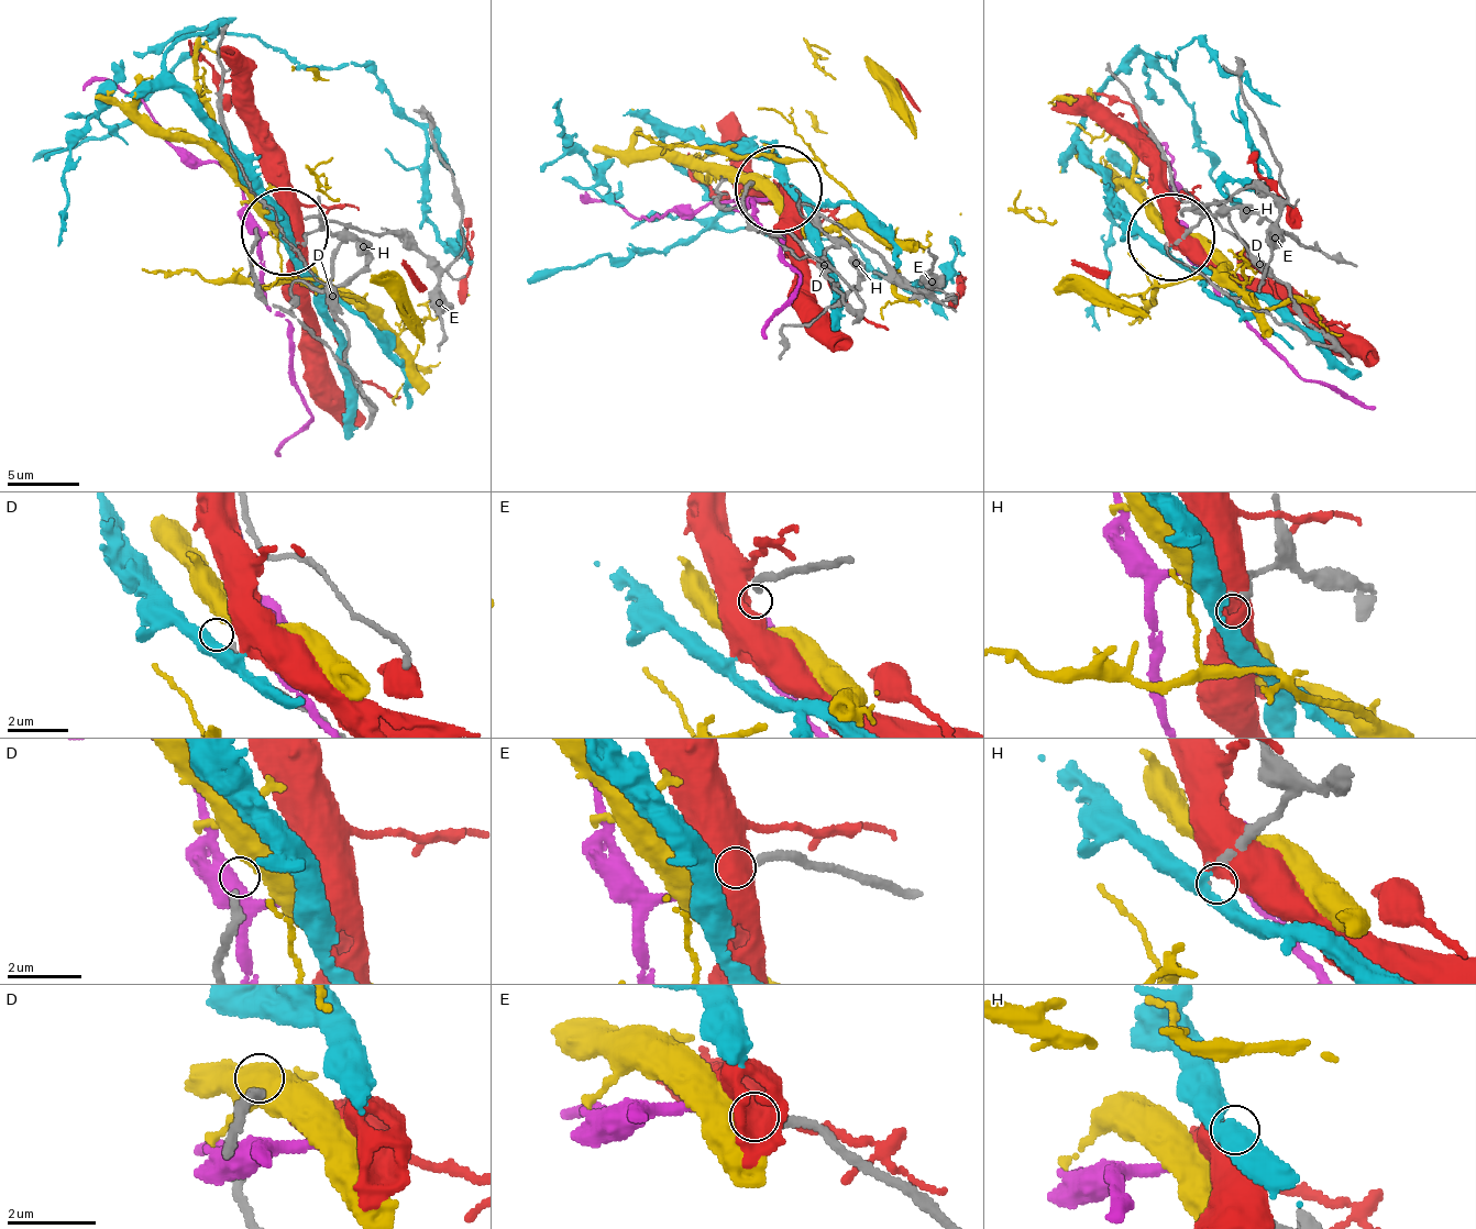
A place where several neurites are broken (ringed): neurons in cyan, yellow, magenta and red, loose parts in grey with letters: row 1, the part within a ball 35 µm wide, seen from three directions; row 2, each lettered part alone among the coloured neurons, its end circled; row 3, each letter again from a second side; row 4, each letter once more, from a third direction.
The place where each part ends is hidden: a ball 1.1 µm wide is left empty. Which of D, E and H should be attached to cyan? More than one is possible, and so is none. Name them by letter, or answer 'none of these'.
H

